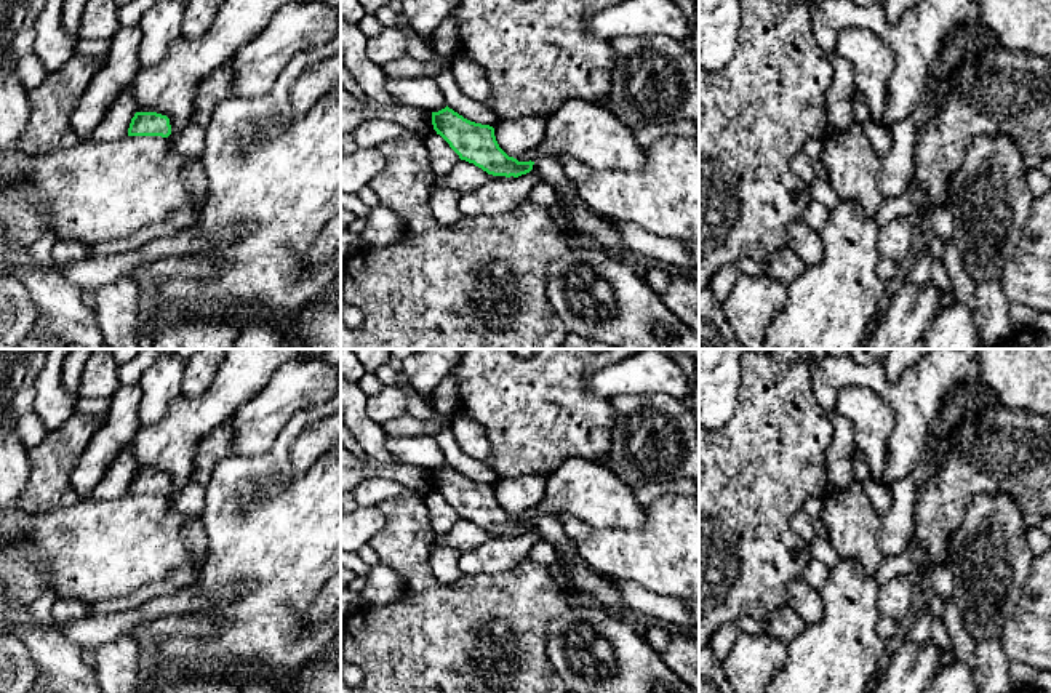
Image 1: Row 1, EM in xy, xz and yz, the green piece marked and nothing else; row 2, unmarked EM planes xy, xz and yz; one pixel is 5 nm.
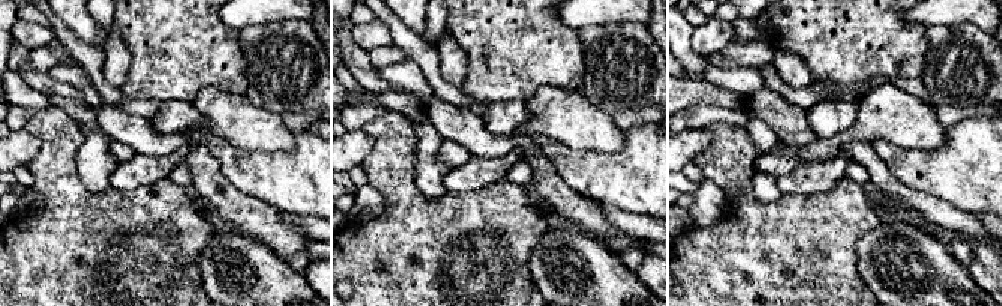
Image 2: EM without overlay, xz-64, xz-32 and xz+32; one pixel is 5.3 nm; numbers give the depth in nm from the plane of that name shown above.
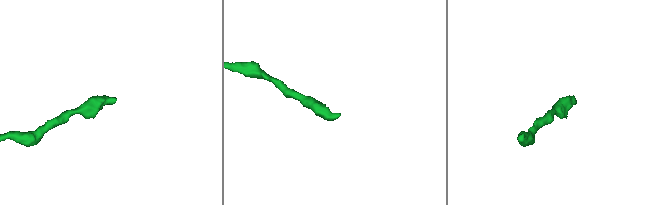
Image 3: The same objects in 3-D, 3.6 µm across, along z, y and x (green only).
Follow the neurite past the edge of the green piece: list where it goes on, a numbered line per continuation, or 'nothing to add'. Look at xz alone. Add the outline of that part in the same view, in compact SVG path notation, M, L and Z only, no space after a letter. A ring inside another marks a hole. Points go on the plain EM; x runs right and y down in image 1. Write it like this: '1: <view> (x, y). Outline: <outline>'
1: xz (549, 528). Outline: M541 515L534 520L533 528L539 531L542 541L555 547L560 563L571 563L577 559L576 547L565 535L563 527L558 522L558 517Z

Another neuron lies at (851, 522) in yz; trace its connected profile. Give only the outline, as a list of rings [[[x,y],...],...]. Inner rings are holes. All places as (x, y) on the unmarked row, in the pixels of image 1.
[[[856,483],[845,491],[822,496],[821,520],[829,541],[841,559],[854,559],[869,576],[875,576],[885,555],[878,543],[881,515],[873,509],[864,487]]]

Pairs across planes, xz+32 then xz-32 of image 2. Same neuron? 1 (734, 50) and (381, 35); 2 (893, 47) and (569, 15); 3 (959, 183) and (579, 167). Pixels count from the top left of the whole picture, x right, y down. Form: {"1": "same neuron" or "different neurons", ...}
{"1": "different neurons", "2": "different neurons", "3": "same neuron"}

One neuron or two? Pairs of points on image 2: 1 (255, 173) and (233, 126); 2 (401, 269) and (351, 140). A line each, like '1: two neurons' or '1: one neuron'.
1: two neurons
2: two neurons

